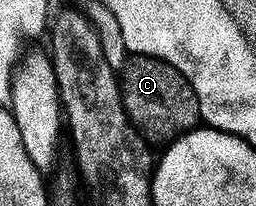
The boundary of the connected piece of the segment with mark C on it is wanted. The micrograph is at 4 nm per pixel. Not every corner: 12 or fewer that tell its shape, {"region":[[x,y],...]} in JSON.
{"region":[[156,57],[120,70],[130,122],[162,147],[199,128],[186,76]]}

